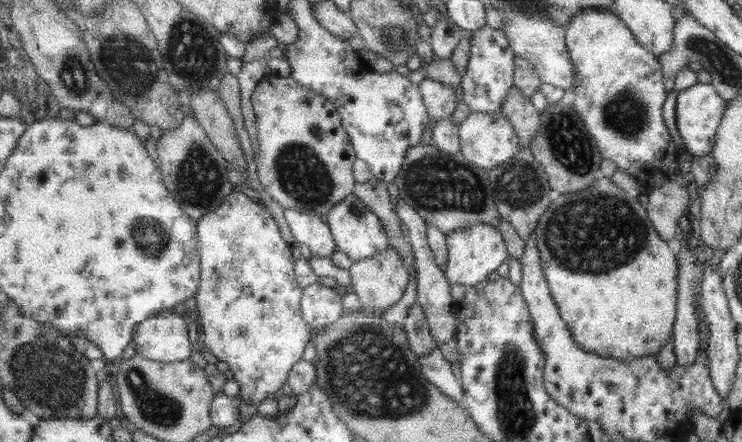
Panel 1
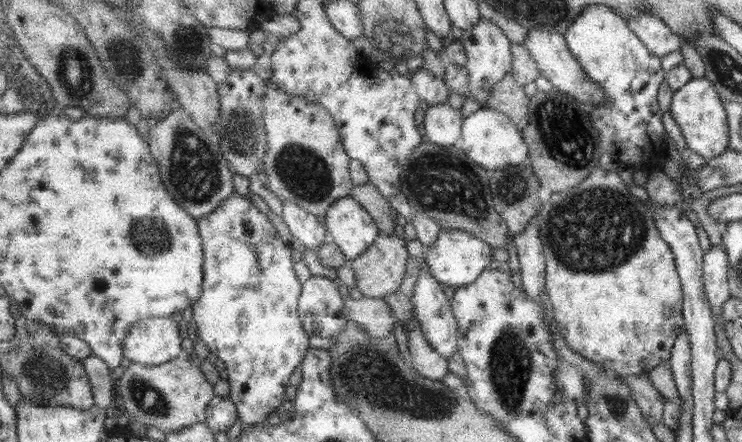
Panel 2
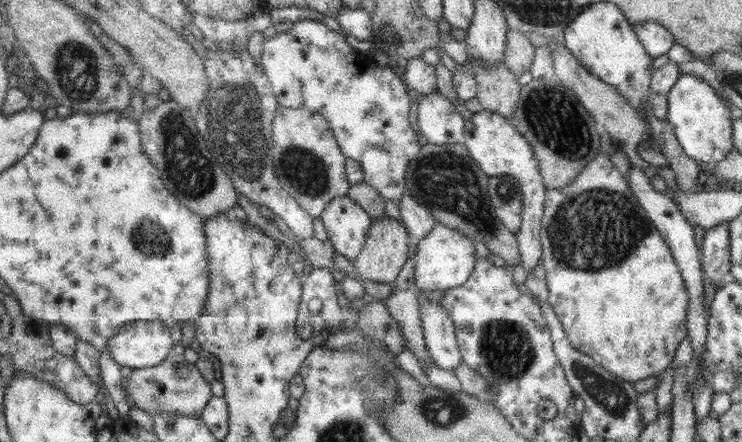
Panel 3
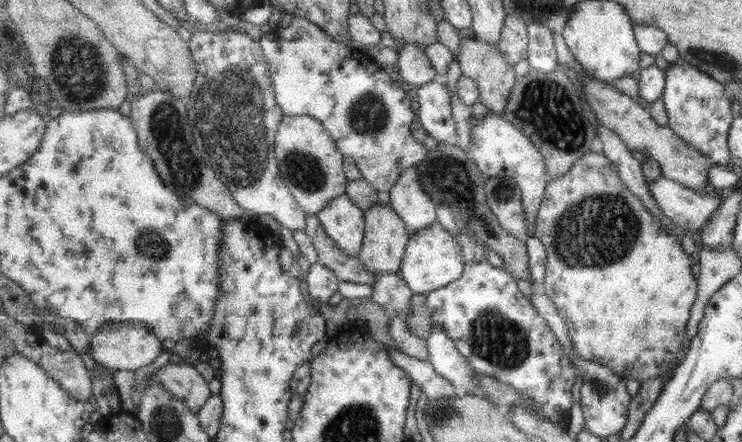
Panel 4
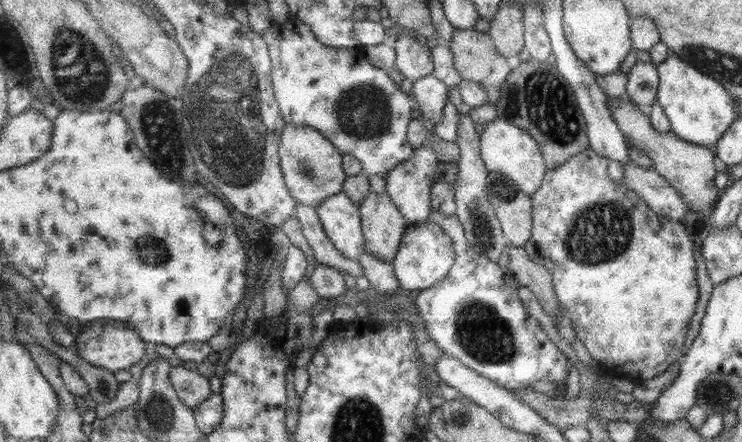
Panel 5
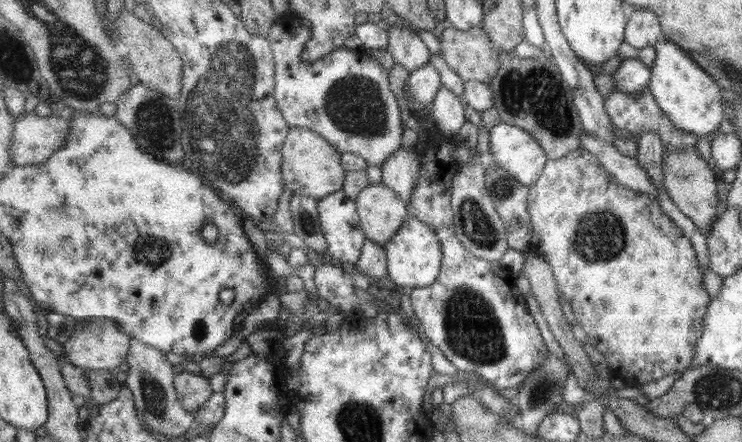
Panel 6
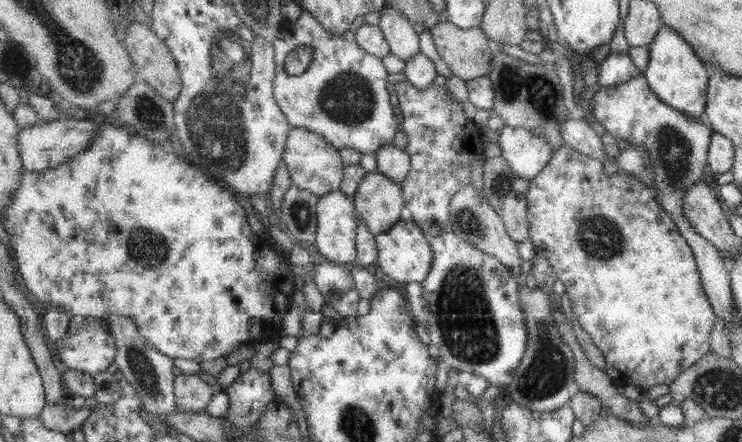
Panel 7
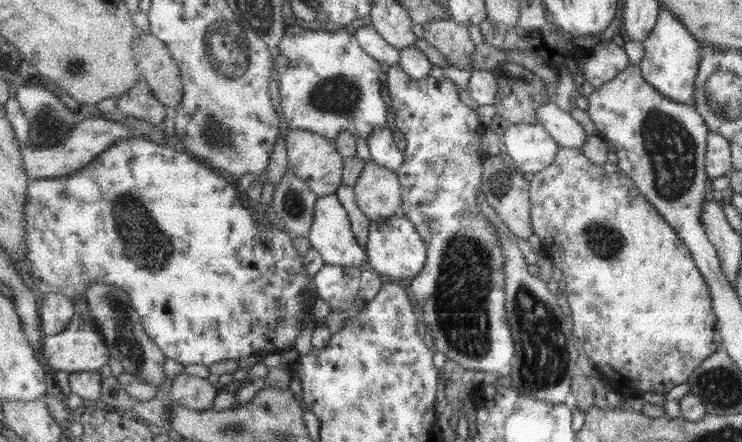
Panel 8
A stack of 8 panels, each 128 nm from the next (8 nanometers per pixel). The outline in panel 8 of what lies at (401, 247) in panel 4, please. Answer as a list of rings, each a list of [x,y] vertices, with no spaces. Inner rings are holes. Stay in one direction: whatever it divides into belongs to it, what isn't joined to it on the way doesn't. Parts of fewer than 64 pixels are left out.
[[[370,160],[354,186],[357,204],[372,222],[381,222],[402,210],[402,183],[398,172]]]

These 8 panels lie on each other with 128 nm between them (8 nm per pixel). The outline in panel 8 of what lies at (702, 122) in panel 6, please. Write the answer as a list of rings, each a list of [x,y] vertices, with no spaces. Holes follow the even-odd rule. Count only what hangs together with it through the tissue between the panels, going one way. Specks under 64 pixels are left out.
[[[659,2],[656,24],[643,40],[643,58],[639,62],[640,75],[659,94],[679,102],[690,104],[691,94],[695,92],[695,74],[701,61],[699,44],[676,19],[667,13]]]

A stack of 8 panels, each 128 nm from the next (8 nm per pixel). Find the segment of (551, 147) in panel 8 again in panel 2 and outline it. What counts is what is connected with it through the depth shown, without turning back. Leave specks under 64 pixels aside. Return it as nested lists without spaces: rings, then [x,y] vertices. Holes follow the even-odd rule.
[[[482,107],[470,114],[463,122],[462,137],[458,147],[479,166],[490,171],[505,170],[517,164],[530,162],[529,148],[523,133],[500,110],[491,107]],[[536,222],[519,235],[513,236],[520,262],[520,275],[522,276],[522,288],[539,305],[541,296],[545,292],[545,259],[542,254],[542,242],[537,234]]]

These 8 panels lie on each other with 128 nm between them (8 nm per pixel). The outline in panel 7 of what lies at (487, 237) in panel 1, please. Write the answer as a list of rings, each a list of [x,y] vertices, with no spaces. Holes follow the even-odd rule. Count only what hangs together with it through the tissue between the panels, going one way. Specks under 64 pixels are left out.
[[[415,219],[399,220],[393,228],[377,234],[377,246],[379,247],[379,269],[378,271],[386,278],[392,278],[399,283],[408,285],[411,282],[425,282],[431,274],[434,266],[434,250],[423,233],[423,227]]]

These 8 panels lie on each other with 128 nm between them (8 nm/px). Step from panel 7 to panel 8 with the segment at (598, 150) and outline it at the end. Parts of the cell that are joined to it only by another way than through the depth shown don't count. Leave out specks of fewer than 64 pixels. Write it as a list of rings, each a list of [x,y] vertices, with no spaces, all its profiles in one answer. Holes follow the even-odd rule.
[[[552,102],[535,108],[535,111],[538,125],[561,146],[580,149],[585,144],[587,134],[583,128],[571,118],[570,114],[559,110],[559,107]]]

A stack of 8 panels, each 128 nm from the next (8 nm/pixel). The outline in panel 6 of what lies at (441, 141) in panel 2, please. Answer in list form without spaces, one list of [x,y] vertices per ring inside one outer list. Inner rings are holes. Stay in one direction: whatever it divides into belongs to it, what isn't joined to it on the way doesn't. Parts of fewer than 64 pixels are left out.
[[[425,64],[423,68],[409,74],[408,90],[425,106],[431,106],[437,98],[437,92],[441,89],[442,78],[435,66]]]

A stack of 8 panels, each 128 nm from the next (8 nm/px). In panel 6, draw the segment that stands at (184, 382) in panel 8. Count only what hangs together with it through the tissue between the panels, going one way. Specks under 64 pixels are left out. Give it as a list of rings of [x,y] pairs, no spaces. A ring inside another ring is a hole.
[[[181,370],[176,373],[175,388],[183,407],[194,414],[214,393],[207,377]]]

